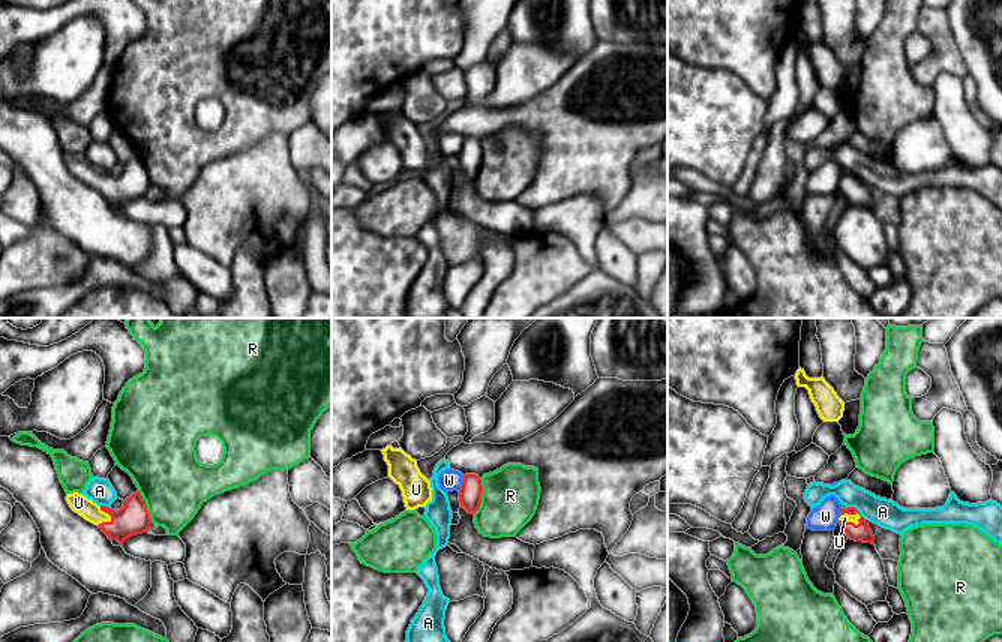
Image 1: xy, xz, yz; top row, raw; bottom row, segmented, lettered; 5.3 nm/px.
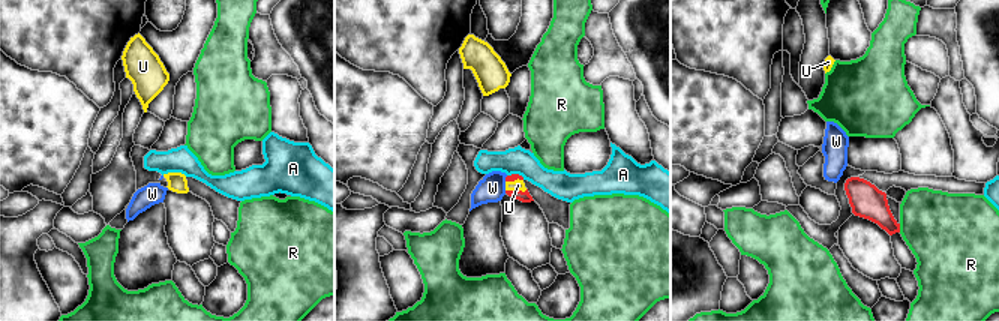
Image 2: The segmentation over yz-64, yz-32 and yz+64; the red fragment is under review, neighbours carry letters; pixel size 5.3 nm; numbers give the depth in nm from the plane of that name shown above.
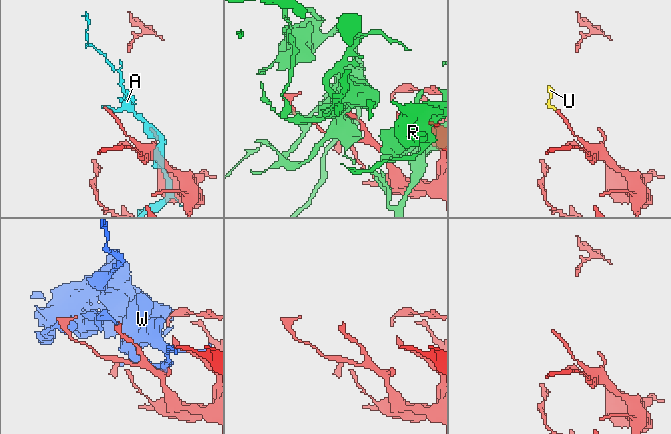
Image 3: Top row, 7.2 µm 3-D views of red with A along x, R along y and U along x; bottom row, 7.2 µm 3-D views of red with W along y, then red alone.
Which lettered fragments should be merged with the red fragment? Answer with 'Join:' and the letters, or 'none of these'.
Join: U

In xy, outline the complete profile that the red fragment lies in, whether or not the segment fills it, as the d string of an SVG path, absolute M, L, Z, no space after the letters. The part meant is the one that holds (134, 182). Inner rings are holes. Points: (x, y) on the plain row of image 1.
M78 156L68 158L66 165L75 177L98 189L110 204L117 204L122 210L126 202L147 196L152 188L146 165L140 156L126 162L123 171L117 176L98 170Z

